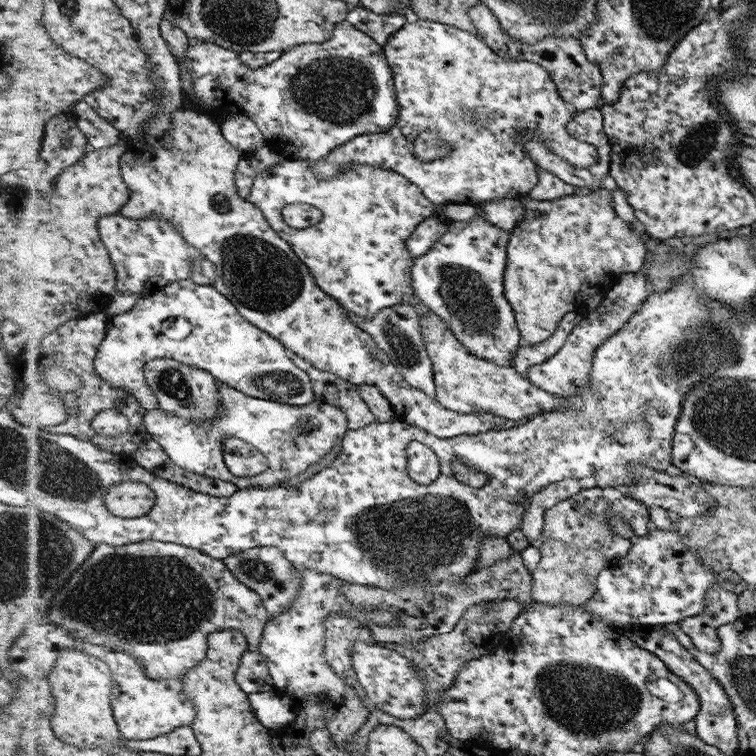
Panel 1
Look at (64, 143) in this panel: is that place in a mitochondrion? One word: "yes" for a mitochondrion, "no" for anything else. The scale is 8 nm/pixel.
yes

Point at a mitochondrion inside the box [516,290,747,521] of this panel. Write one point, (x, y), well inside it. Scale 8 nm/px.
(692, 356)

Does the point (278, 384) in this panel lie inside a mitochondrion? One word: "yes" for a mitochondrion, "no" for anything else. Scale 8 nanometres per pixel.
yes

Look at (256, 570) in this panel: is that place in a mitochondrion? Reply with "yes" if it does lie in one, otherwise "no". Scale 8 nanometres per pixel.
yes

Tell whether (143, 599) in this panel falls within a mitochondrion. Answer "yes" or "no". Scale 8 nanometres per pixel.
yes

